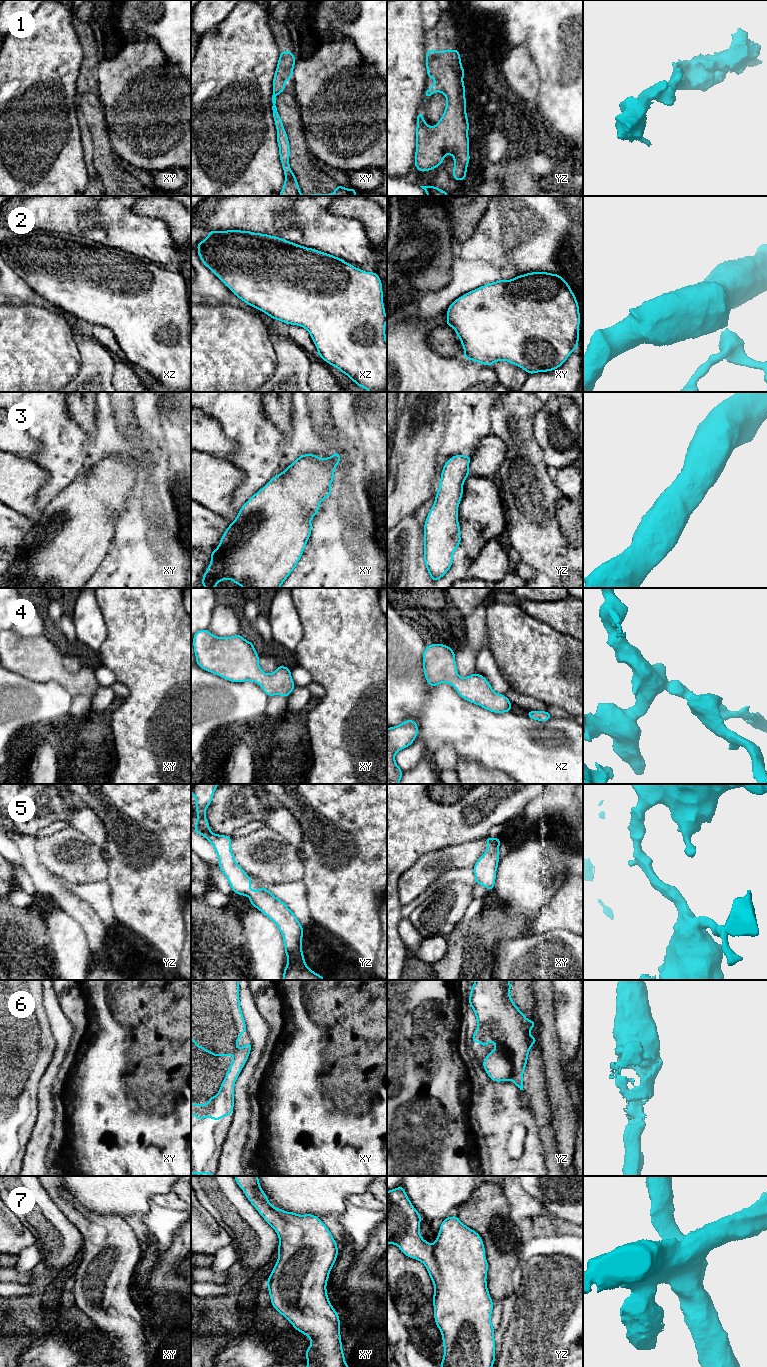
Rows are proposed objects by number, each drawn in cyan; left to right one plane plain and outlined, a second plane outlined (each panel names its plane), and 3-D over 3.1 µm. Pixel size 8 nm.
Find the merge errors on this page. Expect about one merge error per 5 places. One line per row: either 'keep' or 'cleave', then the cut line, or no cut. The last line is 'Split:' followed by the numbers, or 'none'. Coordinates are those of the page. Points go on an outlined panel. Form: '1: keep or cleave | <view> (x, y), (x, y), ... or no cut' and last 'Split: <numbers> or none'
1: keep | no cut
2: keep | no cut
3: keep | no cut
4: keep | no cut
5: keep | no cut
6: keep | no cut
7: keep | no cut
Split: none

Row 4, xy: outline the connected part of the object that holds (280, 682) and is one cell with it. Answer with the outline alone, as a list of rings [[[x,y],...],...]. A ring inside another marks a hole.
[[[202,629],[194,634],[193,646],[196,664],[226,680],[236,683],[244,681],[258,683],[269,697],[281,695],[287,698],[296,687],[288,667],[279,665],[273,673],[265,674],[259,666],[259,655],[254,649],[254,644],[246,641],[241,634],[232,637],[217,637],[208,629]]]

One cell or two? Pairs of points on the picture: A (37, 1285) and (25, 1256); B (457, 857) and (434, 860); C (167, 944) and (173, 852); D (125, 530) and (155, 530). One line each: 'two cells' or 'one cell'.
A: two cells
B: one cell
C: one cell
D: two cells

